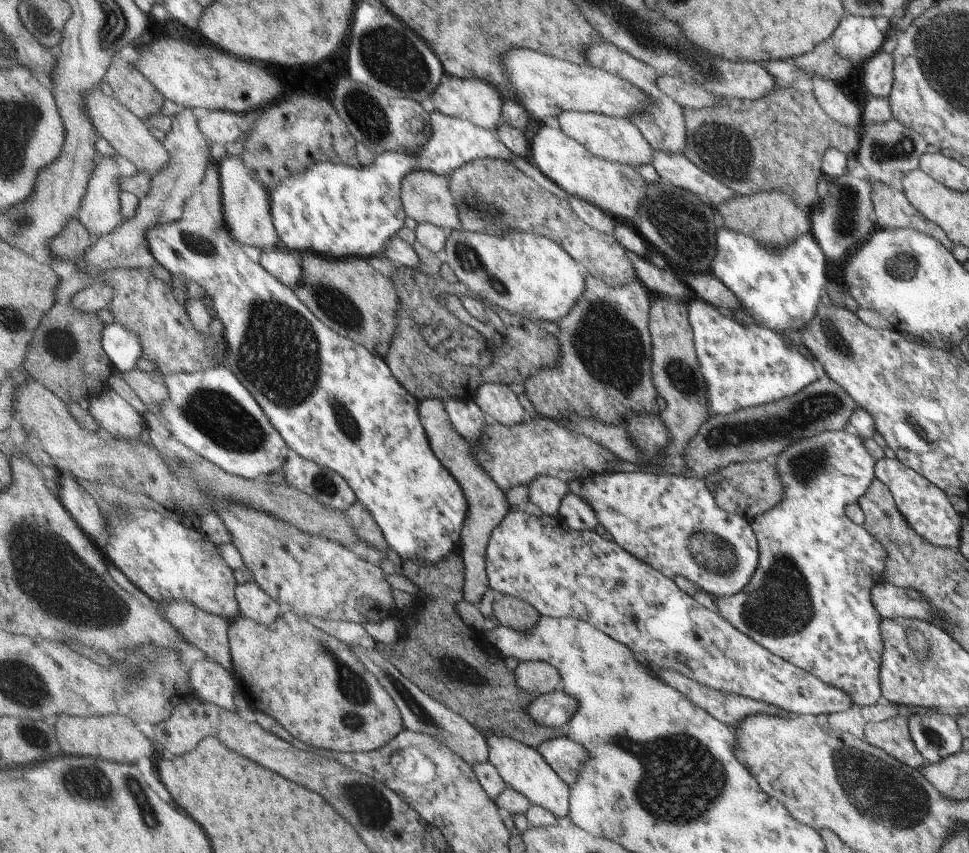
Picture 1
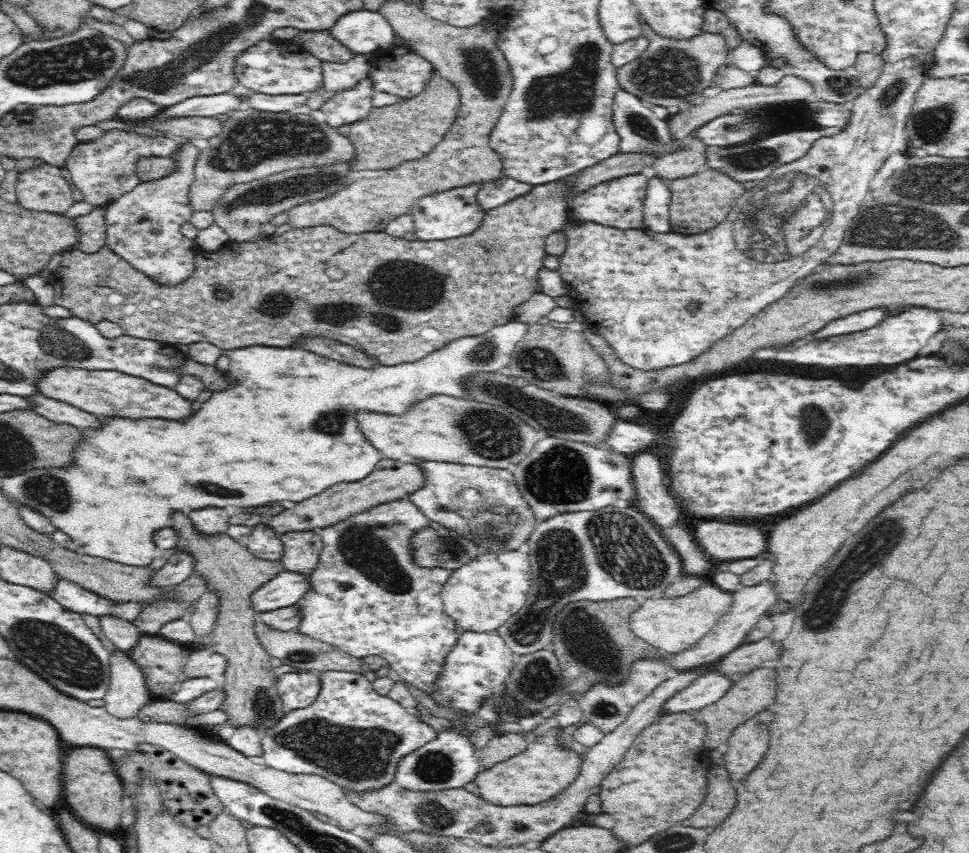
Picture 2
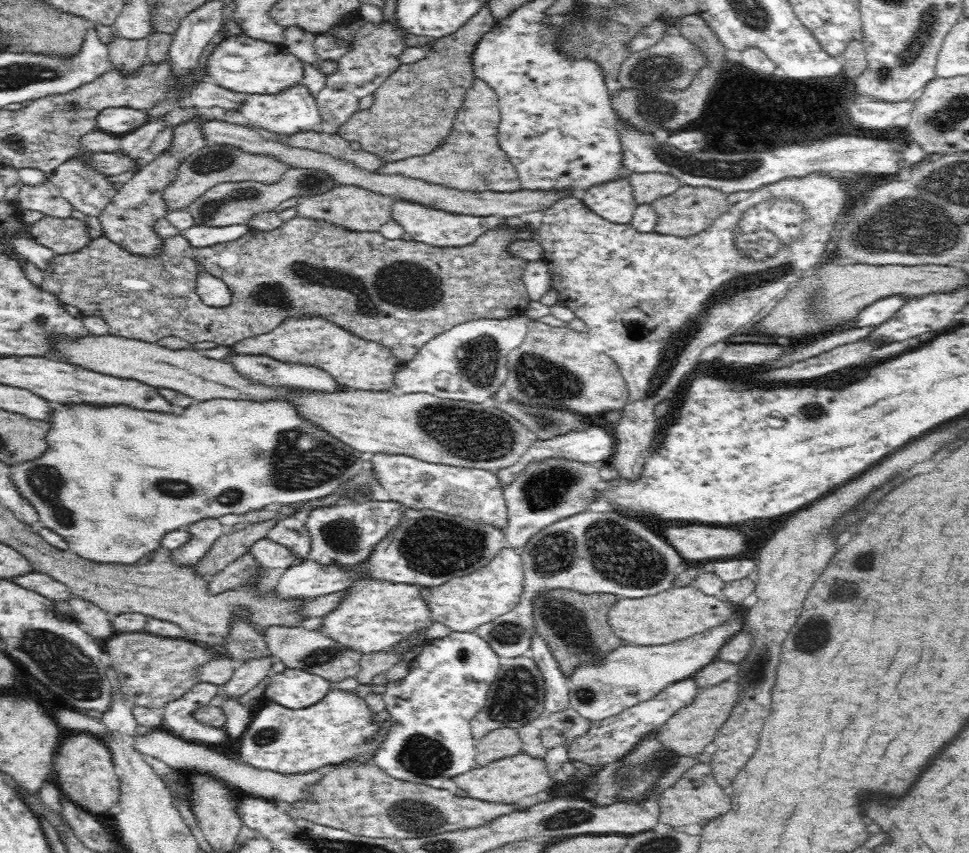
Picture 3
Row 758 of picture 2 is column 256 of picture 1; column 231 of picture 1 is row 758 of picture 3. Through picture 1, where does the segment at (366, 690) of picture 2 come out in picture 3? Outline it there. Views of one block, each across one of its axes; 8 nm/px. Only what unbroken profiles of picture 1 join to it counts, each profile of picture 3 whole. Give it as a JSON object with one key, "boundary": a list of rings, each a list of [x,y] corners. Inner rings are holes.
{"boundary":[[[332,689],[326,694],[326,698],[306,709],[288,709],[266,699],[260,704],[252,712],[248,726],[240,736],[240,749],[234,753],[236,763],[246,763],[260,770],[280,774],[309,773],[319,769],[325,770],[342,762],[371,763],[372,754],[382,742],[382,736],[378,734],[380,722],[377,723],[371,718],[374,714],[370,707],[353,692]]]}

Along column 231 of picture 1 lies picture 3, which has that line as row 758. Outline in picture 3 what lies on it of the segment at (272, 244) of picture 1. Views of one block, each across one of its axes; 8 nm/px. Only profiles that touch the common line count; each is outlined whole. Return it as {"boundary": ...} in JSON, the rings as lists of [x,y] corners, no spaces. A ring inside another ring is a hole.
{"boundary":[[[162,728],[154,729],[147,735],[135,736],[135,749],[144,755],[154,756],[158,760],[162,760],[168,766],[179,770],[180,772],[196,771],[197,773],[211,774],[217,776],[218,779],[232,787],[241,791],[242,795],[260,797],[261,799],[273,800],[286,805],[292,802],[301,802],[302,800],[310,800],[309,786],[314,785],[316,780],[322,778],[321,772],[309,772],[298,774],[280,774],[269,770],[260,770],[246,763],[236,763],[235,754],[218,753],[210,749],[208,745],[199,745],[191,743],[176,737],[172,733],[164,731]]]}

